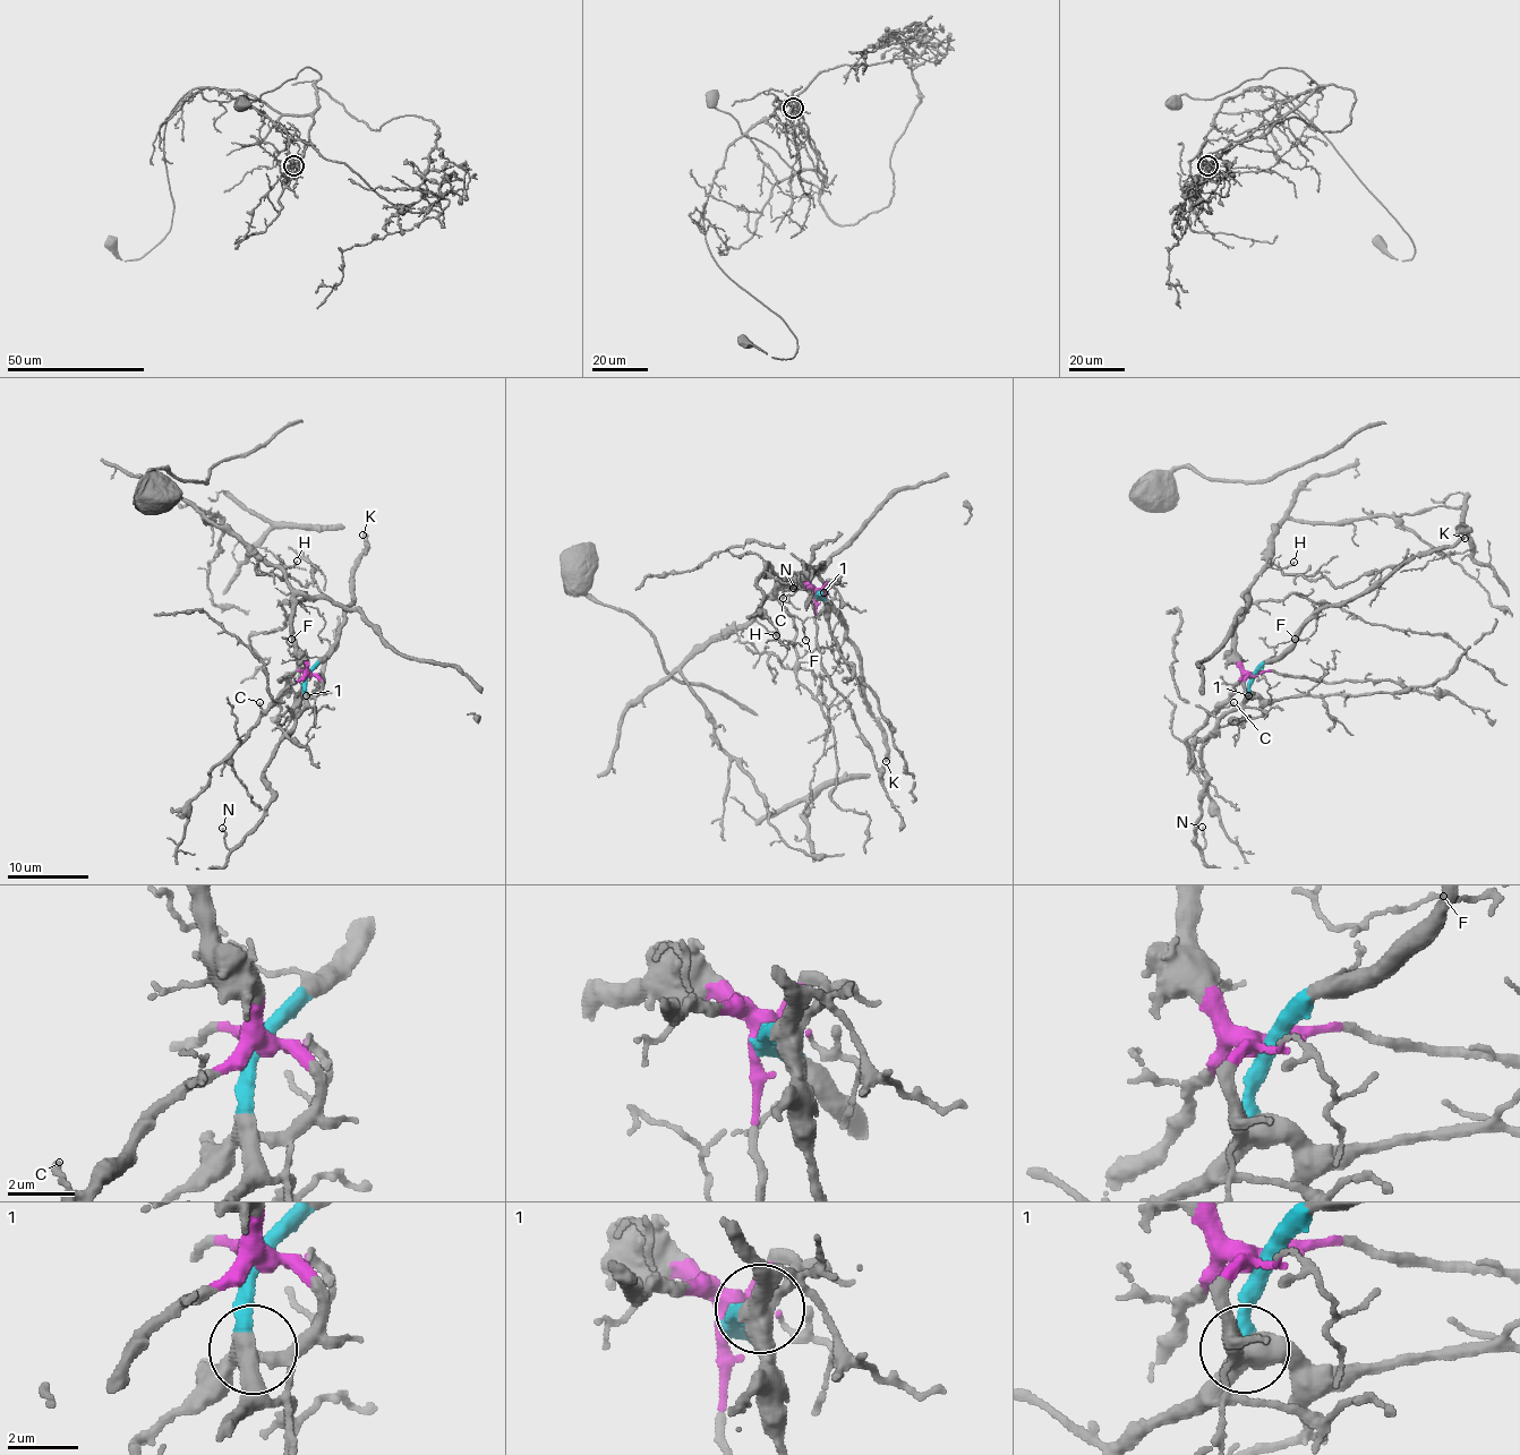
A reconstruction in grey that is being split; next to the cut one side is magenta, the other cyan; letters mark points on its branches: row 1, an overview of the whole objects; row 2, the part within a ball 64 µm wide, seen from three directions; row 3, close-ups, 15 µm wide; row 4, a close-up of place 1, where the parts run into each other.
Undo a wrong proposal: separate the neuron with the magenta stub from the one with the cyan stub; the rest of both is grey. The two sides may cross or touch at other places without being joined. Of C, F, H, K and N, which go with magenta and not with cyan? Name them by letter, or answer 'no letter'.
C, H

